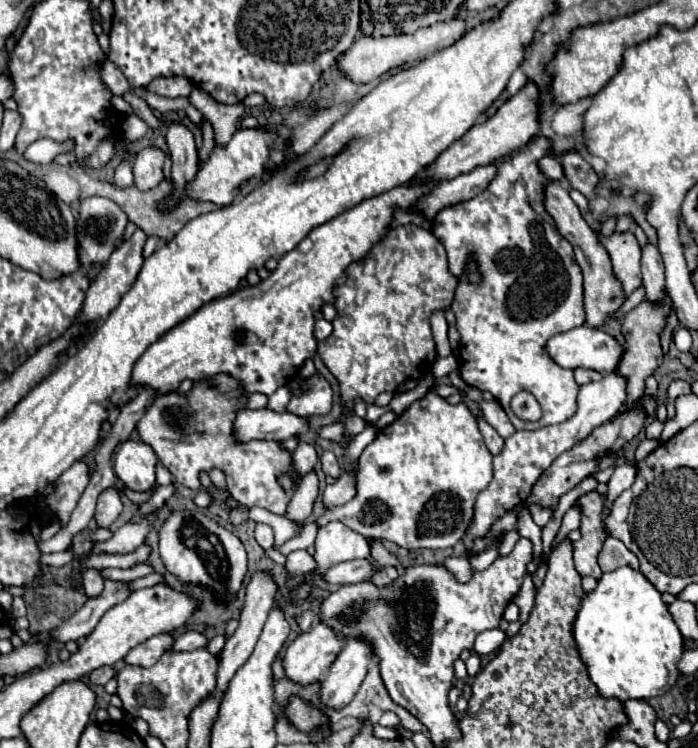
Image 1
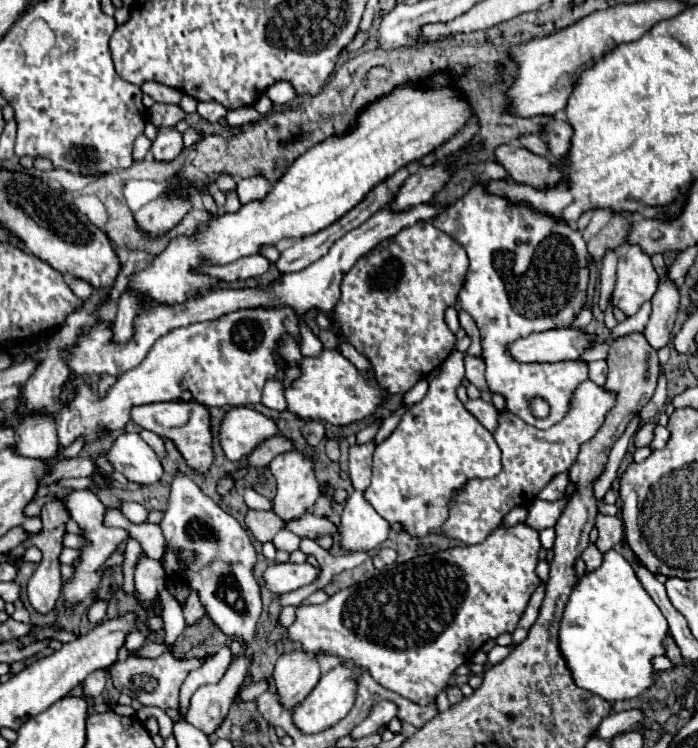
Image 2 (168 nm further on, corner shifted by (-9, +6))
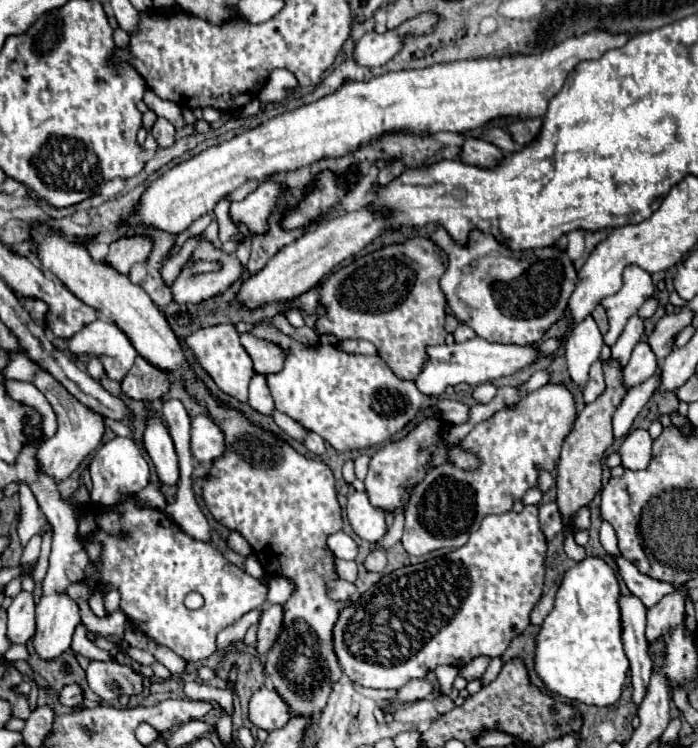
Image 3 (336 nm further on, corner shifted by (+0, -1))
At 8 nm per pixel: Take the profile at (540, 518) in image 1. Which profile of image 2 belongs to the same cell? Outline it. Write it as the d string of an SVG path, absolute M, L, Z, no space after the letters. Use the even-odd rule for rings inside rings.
M563 472L563 474L557 474L545 488L543 488L543 492L539 494L539 498L543 498L543 500L549 500L549 502L553 502L553 500L559 500L559 498L563 498L565 496L565 488L569 486L569 480L567 480L567 474Z

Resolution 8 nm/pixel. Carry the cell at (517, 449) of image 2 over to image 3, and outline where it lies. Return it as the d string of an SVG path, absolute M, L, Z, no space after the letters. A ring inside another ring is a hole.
M548 383L518 401L514 409L502 409L488 421L478 423L466 435L462 447L482 459L480 469L464 473L450 463L438 465L414 489L406 507L402 535L408 555L426 555L444 547L458 549L480 527L484 515L508 513L514 501L520 501L528 489L538 485L538 473L542 469L556 469L562 443L570 427L574 427L576 417L574 395L564 385Z

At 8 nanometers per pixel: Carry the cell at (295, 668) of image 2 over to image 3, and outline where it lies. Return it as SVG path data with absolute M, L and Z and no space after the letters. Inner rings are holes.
M272 685L260 687L250 699L250 721L266 731L284 727L290 719L290 707L286 701L274 691Z

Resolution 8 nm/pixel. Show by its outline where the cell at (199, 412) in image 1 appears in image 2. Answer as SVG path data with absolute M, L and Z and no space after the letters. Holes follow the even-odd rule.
M155 402L155 404L131 408L131 420L145 430L171 438L193 470L197 470L197 472L209 470L209 466L213 462L213 450L211 450L209 412L205 406L201 406L197 402Z

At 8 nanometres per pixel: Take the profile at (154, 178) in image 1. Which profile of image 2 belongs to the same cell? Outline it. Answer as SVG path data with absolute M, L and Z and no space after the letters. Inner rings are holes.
M175 126L159 130L153 142L155 160L173 160L181 150L183 150L183 134Z

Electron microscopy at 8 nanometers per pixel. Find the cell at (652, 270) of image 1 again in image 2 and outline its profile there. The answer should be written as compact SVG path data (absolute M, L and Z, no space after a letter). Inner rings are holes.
M661 278L659 288L651 298L651 302L653 302L653 312L643 336L653 350L659 350L671 342L671 330L679 308L677 286L669 278Z

